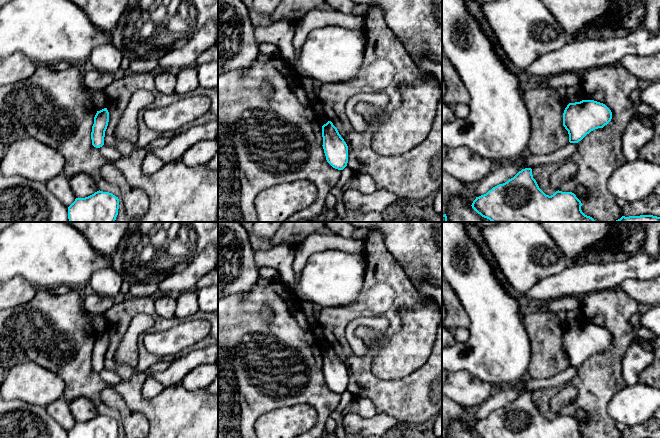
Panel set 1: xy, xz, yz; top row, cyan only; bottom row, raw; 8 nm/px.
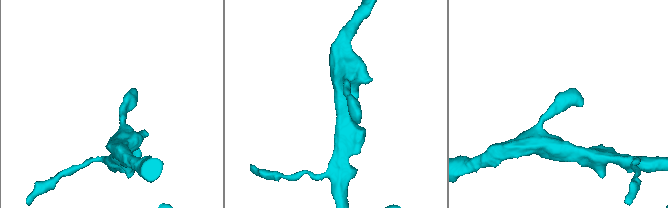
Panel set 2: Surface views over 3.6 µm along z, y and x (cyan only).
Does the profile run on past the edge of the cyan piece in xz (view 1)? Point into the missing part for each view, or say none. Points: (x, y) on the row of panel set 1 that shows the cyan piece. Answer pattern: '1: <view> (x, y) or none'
1: none

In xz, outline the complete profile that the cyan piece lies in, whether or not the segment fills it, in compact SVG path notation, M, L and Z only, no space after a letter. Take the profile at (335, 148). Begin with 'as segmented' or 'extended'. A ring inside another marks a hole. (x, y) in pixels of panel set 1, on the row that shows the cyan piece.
as segmented; M331 121L322 126L323 149L327 162L343 170L348 163L348 146Z

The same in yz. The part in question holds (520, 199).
as segmented; M531 168L522 169L507 182L493 187L484 195L476 197L471 206L478 214L491 222L596 222L592 217L582 212L582 203L574 193L558 190L551 196L546 195L533 178Z

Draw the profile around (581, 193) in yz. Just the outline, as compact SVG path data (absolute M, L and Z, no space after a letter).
M576 187L574 194L581 202L584 202L590 191L586 187Z

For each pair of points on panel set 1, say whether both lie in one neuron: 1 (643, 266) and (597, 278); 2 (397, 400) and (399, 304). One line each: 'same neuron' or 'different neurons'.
1: same neuron
2: same neuron

